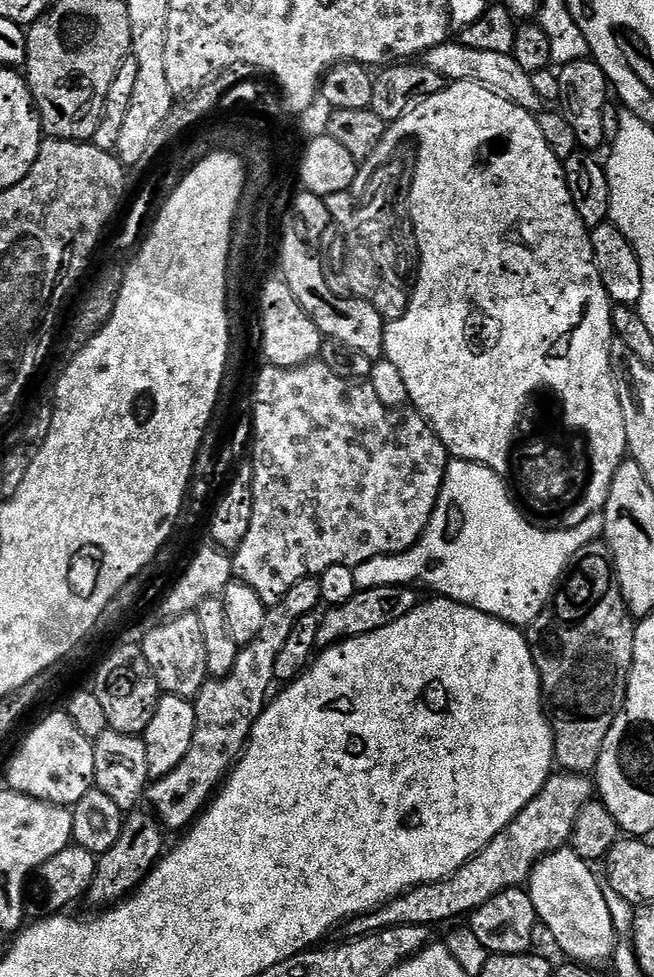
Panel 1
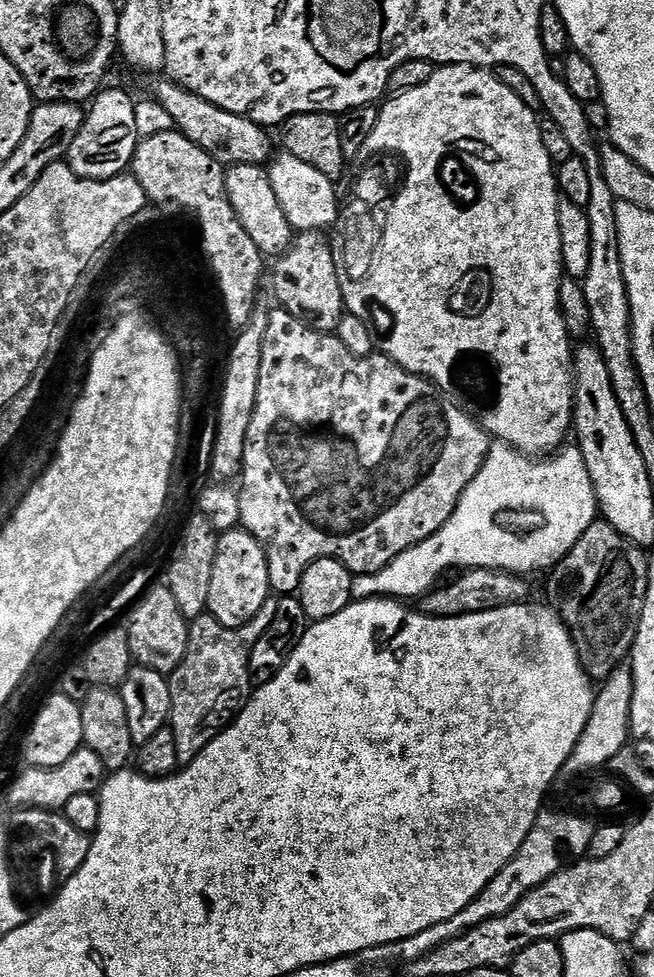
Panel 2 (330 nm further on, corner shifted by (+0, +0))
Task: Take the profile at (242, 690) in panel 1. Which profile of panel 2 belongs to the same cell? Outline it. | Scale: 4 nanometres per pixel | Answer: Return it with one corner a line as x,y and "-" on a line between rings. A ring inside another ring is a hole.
269,598
266,606
262,606
262,610
258,610
256,617
246,622
246,626
227,628
210,614
199,616
198,619
191,621
186,658
182,658
182,662
168,676
172,699
171,747
178,754
181,765
194,762
194,758
198,758
198,754
202,754
202,750
206,750
206,746
210,746
210,742
214,742
214,738
218,738
218,734
223,732
236,719
237,714
248,705
254,691
250,674
250,656
254,650
254,644
258,642
258,638
262,638
262,634
266,634
276,614
278,614
278,599

